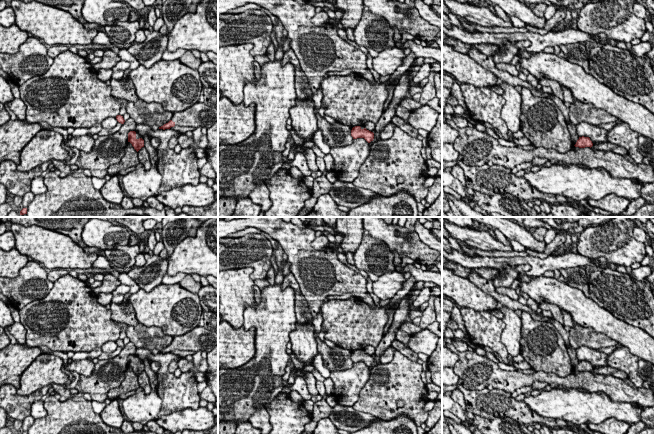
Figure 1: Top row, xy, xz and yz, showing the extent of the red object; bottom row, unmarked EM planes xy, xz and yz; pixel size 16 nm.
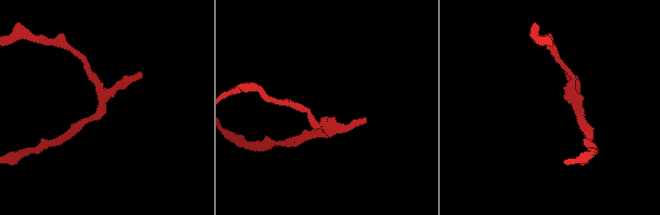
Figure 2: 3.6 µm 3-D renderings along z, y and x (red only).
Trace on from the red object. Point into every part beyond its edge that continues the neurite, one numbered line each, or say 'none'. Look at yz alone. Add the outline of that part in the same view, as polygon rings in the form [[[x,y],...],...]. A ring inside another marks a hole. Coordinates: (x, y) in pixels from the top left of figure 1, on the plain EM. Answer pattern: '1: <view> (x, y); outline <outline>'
none

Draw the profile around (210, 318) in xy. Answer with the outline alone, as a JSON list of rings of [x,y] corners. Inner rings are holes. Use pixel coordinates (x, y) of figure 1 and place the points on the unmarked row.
[[[203,312],[204,328],[208,330],[218,331],[218,313]]]

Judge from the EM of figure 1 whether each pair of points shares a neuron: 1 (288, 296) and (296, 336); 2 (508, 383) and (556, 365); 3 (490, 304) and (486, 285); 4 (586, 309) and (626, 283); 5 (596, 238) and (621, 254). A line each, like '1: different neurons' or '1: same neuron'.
1: different neurons
2: different neurons
3: different neurons
4: different neurons
5: same neuron

